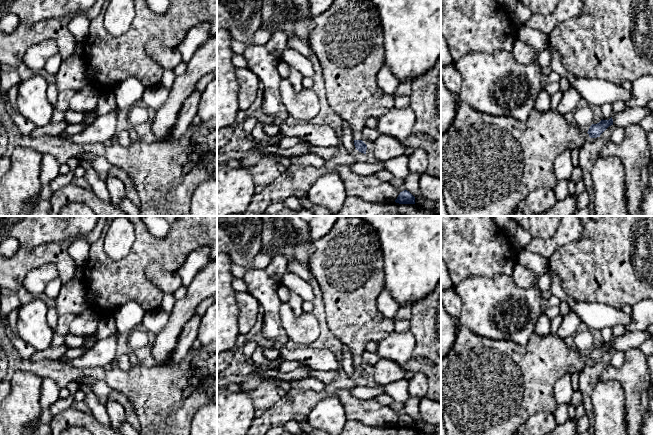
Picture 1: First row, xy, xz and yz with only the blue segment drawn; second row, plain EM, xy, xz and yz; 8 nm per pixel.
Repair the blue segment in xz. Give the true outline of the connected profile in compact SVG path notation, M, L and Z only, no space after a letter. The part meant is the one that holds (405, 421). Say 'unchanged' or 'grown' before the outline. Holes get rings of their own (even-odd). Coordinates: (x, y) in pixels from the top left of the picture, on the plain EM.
unchanged; M404 414L400 416L395 426L399 428L415 428L415 421L409 415Z

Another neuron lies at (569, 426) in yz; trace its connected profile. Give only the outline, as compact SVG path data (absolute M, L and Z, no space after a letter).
M568 419L563 424L558 425L551 433L548 435L577 435L577 419Z

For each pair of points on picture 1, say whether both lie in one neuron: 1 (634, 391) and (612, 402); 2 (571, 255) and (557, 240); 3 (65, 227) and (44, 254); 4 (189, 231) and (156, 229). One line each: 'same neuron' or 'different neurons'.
1: different neurons
2: different neurons
3: different neurons
4: different neurons

